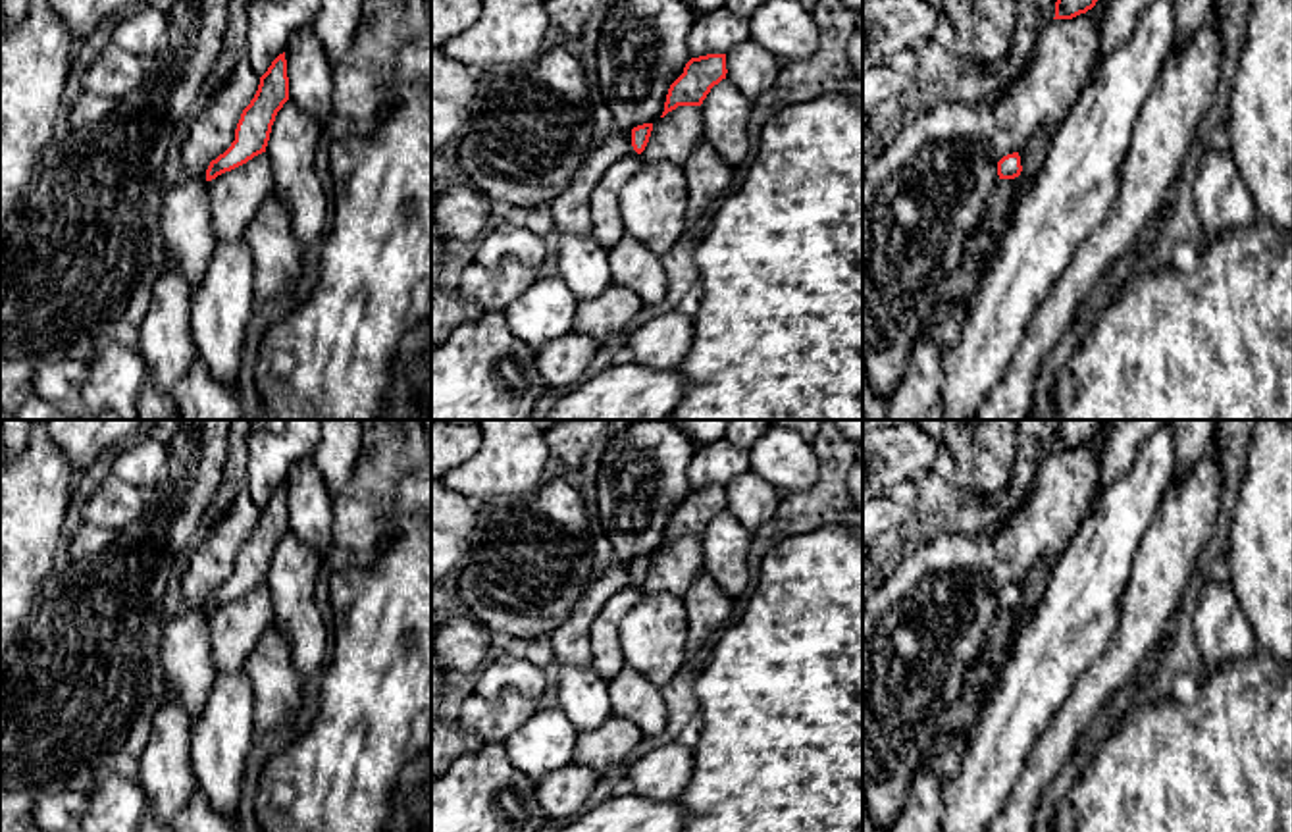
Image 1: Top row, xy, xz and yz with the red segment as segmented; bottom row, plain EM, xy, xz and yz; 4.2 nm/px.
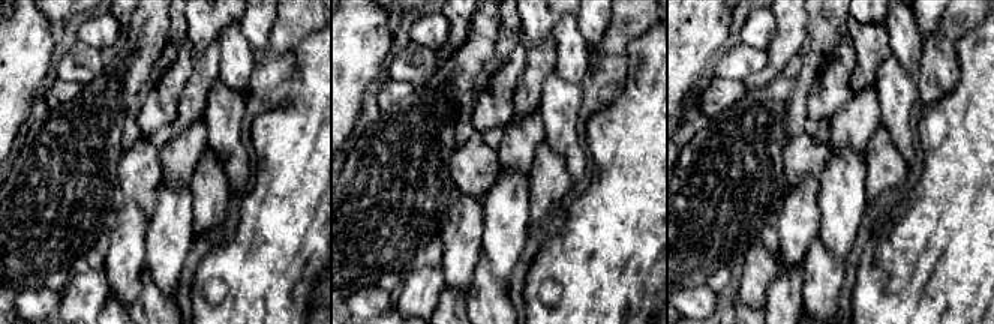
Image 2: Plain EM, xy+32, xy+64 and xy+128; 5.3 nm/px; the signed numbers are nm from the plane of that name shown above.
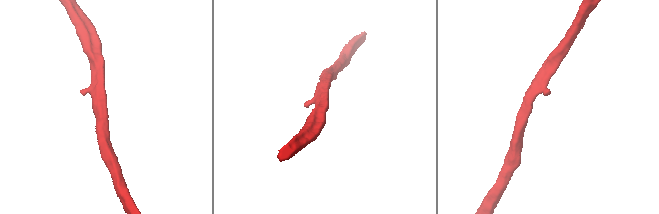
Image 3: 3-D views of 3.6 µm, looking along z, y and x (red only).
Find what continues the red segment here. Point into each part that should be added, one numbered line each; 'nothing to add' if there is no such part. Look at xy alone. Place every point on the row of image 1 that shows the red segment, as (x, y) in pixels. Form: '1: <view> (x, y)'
nothing to add

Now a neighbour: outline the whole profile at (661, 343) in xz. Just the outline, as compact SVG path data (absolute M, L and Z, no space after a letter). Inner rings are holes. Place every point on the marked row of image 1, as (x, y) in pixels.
M672 310L630 333L633 360L562 391L545 420L666 420L689 383L678 370L693 341L693 318Z

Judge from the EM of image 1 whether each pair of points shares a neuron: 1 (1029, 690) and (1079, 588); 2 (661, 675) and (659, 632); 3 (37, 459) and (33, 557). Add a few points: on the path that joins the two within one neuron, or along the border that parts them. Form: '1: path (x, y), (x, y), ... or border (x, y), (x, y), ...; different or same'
1: path (1044, 665), (1079, 613); same
2: path (661, 665), (659, 642); same
3: path (35, 484), (33, 532); same

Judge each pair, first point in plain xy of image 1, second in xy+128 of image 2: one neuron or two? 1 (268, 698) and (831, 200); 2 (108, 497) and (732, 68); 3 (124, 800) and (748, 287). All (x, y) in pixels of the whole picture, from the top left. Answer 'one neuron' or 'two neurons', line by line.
1: two neurons
2: one neuron
3: one neuron

